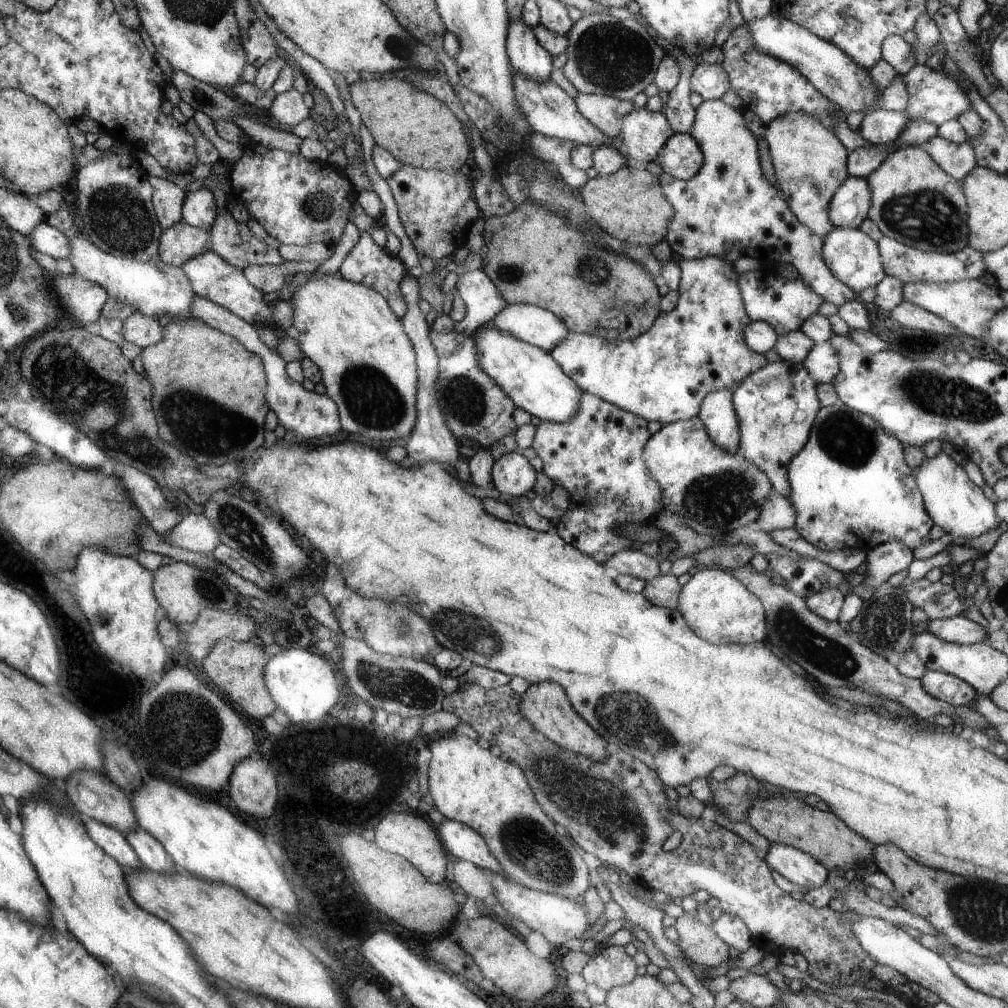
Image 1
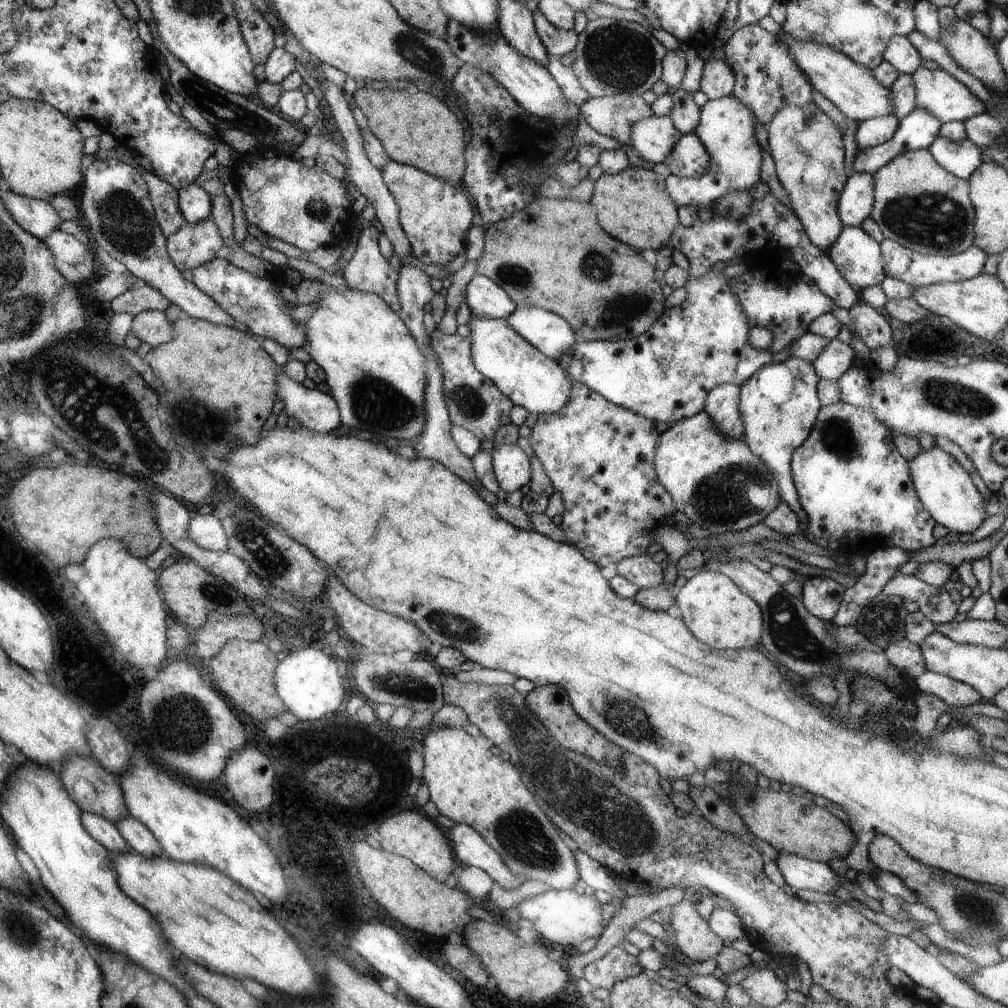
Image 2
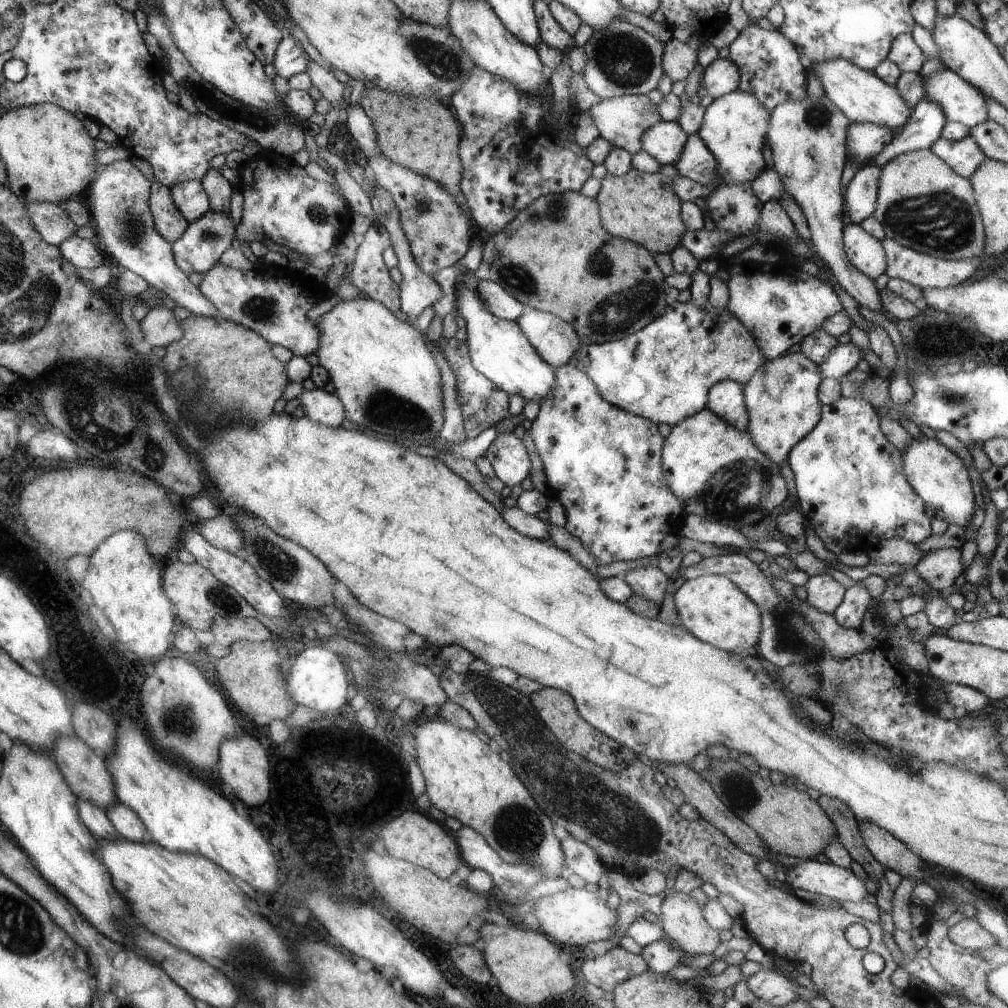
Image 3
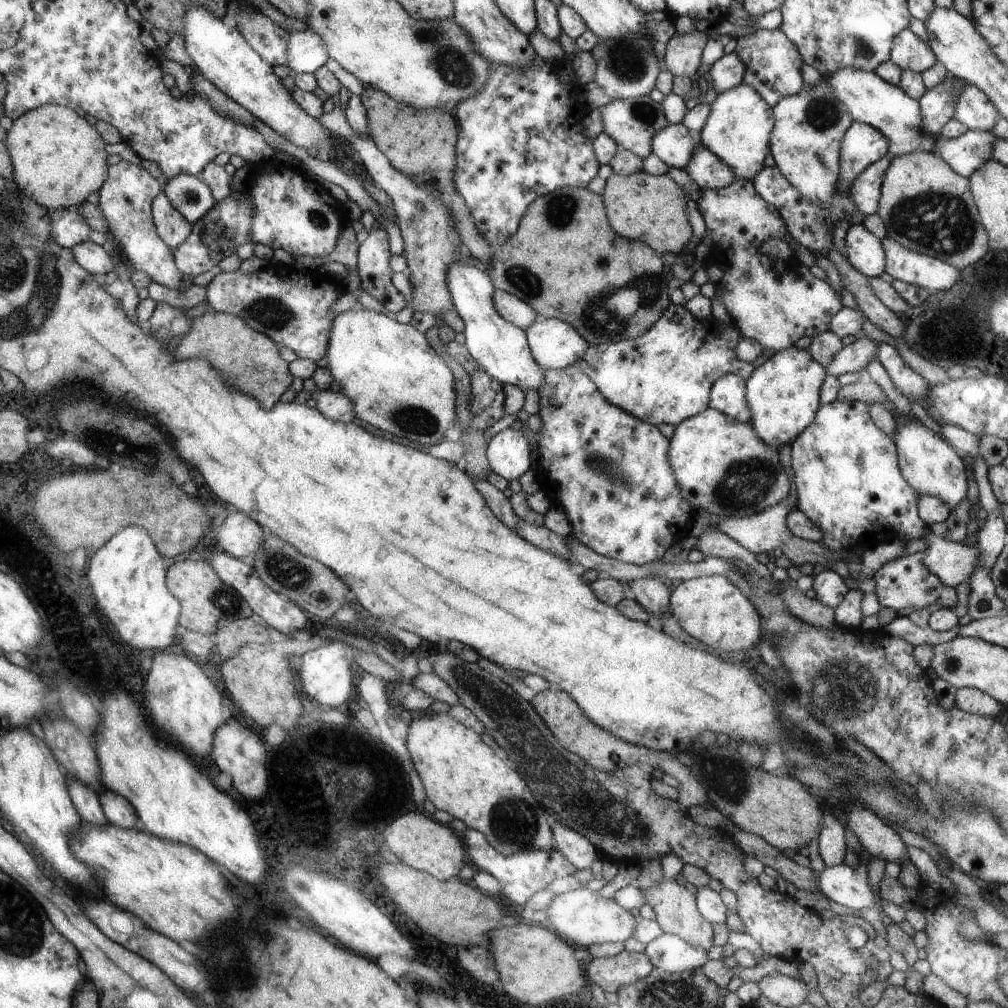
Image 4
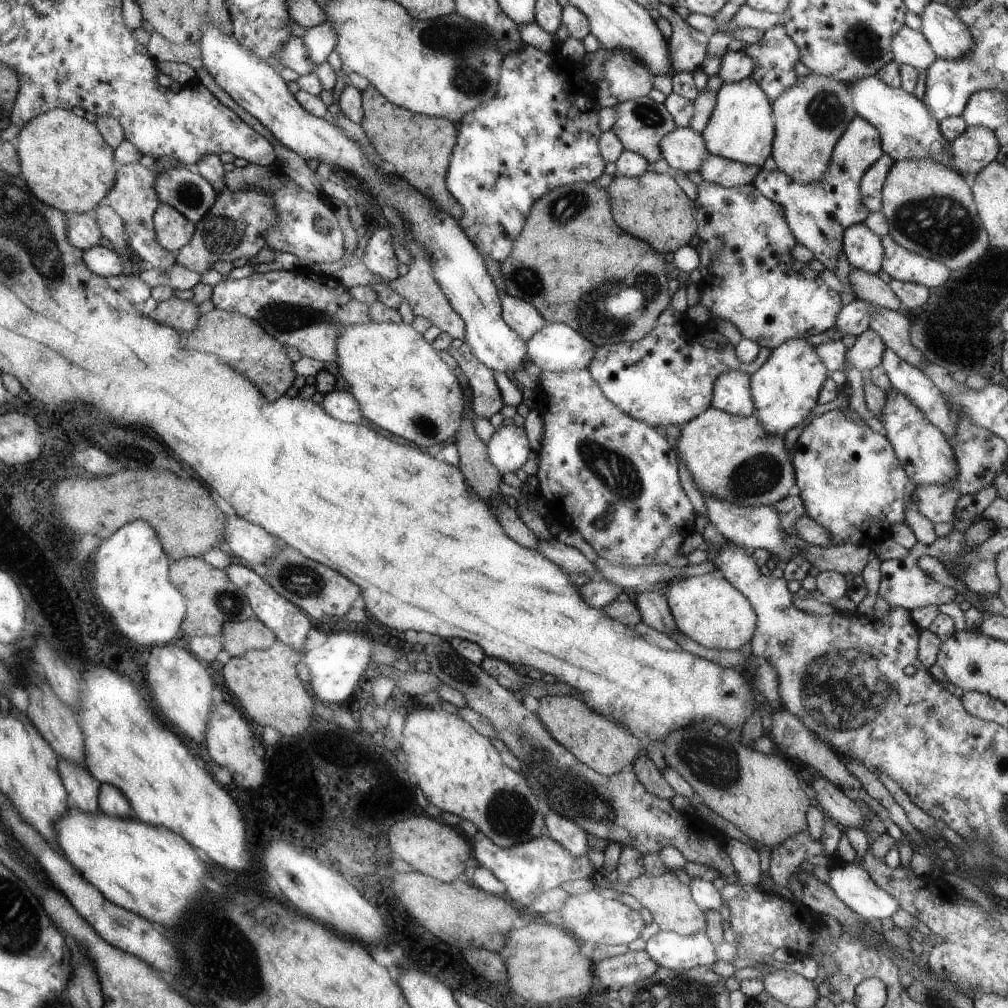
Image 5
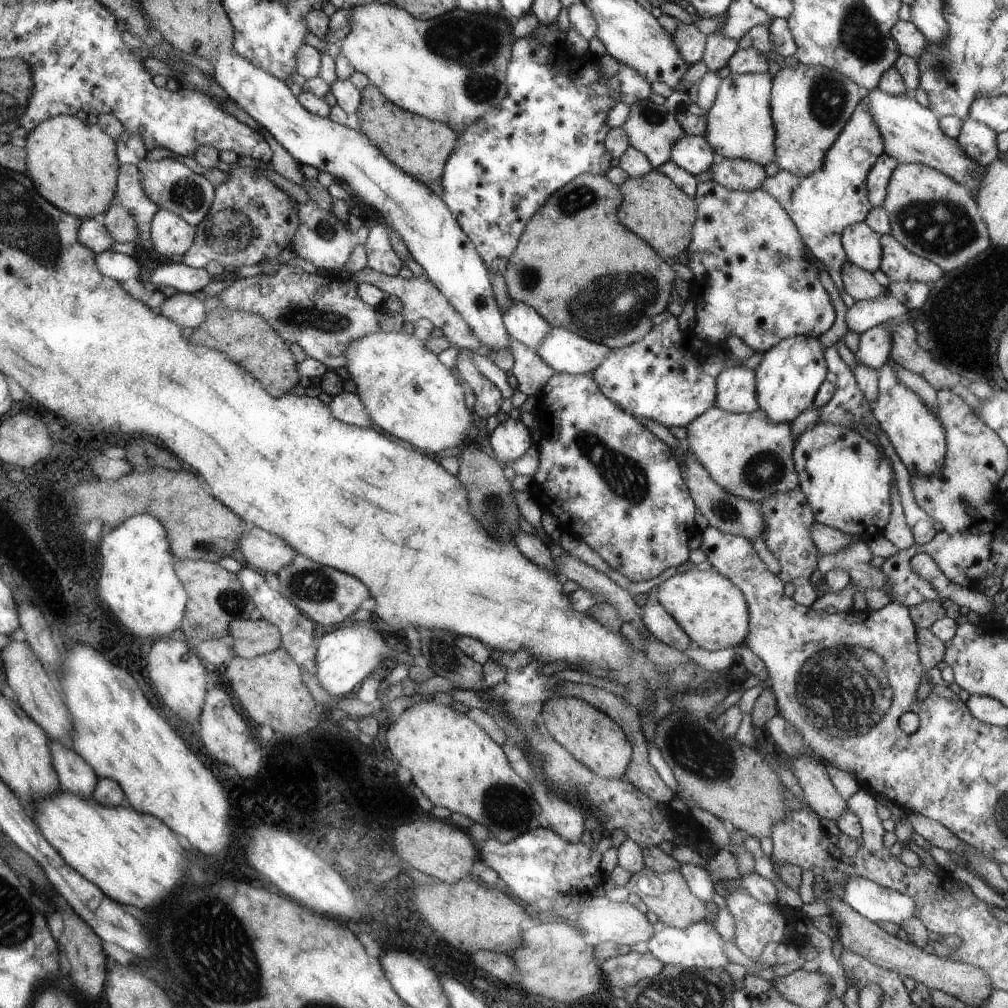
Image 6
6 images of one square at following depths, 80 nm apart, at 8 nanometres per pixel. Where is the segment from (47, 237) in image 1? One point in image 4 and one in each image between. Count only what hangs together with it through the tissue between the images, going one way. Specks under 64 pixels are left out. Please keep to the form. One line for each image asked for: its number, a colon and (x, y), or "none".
2: (66, 248)
3: (83, 253)
4: (94, 258)

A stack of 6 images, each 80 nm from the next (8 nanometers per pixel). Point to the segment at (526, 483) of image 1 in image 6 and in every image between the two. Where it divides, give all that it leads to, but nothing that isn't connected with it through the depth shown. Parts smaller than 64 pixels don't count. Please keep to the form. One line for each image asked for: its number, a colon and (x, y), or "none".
2: (511, 466)
3: (507, 454)
4: (508, 452)
5: (508, 448)
6: (511, 438)

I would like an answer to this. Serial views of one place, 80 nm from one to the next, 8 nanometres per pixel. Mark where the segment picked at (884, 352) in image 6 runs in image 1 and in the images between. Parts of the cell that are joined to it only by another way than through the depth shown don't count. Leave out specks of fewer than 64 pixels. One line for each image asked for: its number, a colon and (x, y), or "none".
1: (822, 362)
2: (837, 357)
3: (844, 358)
4: (854, 357)
5: (867, 352)

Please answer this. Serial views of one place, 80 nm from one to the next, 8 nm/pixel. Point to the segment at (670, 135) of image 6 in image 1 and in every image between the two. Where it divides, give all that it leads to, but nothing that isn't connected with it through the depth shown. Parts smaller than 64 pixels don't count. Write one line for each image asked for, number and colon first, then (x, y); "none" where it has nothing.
1: (606, 113)
2: (614, 116)
3: (622, 121)
4: (632, 123)
5: (641, 123)

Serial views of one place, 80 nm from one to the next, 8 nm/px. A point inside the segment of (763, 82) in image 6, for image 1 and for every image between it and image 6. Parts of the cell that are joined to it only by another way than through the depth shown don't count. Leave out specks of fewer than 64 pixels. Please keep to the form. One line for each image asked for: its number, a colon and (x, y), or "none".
1: (728, 210)
2: (726, 128)
3: (734, 128)
4: (738, 129)
5: (741, 128)

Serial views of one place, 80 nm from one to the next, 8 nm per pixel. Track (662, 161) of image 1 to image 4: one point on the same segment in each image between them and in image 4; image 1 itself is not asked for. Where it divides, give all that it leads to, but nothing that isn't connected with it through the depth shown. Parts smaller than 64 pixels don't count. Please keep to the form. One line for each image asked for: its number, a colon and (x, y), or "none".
2: (689, 157)
3: (696, 162)
4: (708, 171)

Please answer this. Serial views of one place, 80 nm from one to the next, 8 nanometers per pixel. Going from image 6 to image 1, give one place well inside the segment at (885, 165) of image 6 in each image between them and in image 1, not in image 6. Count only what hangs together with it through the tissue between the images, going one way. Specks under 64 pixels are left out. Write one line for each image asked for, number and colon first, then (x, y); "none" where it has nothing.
1: (850, 205)
2: (857, 197)
3: (861, 195)
4: (866, 189)
5: (871, 186)

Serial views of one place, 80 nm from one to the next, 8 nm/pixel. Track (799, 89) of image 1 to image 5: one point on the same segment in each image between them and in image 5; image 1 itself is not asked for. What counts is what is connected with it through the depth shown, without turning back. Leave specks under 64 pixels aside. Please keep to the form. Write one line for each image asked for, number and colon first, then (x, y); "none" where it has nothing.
2: (764, 68)
3: (772, 69)
4: (773, 62)
5: (775, 55)

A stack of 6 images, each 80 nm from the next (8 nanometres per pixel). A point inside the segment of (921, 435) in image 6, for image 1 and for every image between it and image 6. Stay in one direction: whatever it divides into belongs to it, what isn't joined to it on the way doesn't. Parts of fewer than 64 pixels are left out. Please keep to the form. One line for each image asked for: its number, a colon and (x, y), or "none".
1: (954, 503)
2: (946, 490)
3: (937, 474)
4: (927, 461)
5: (924, 452)

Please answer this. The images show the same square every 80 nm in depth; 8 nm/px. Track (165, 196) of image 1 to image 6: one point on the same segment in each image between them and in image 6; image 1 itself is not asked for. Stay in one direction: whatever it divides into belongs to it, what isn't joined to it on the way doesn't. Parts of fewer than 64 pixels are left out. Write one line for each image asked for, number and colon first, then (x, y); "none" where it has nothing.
2: (165, 197)
3: (169, 221)
4: (174, 228)
5: (174, 231)
6: (171, 236)

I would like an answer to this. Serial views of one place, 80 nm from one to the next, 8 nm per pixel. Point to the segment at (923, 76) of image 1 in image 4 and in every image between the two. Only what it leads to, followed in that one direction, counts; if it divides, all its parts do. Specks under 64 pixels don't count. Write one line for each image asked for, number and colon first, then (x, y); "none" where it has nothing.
2: (949, 99)
3: (962, 102)
4: (974, 108)

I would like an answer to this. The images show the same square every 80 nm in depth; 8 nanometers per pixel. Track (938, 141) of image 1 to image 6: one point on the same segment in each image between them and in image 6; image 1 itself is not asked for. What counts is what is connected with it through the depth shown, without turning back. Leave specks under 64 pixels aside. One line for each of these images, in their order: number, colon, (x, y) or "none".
2: (962, 158)
3: (964, 156)
4: (966, 153)
5: (976, 147)
6: (978, 140)

